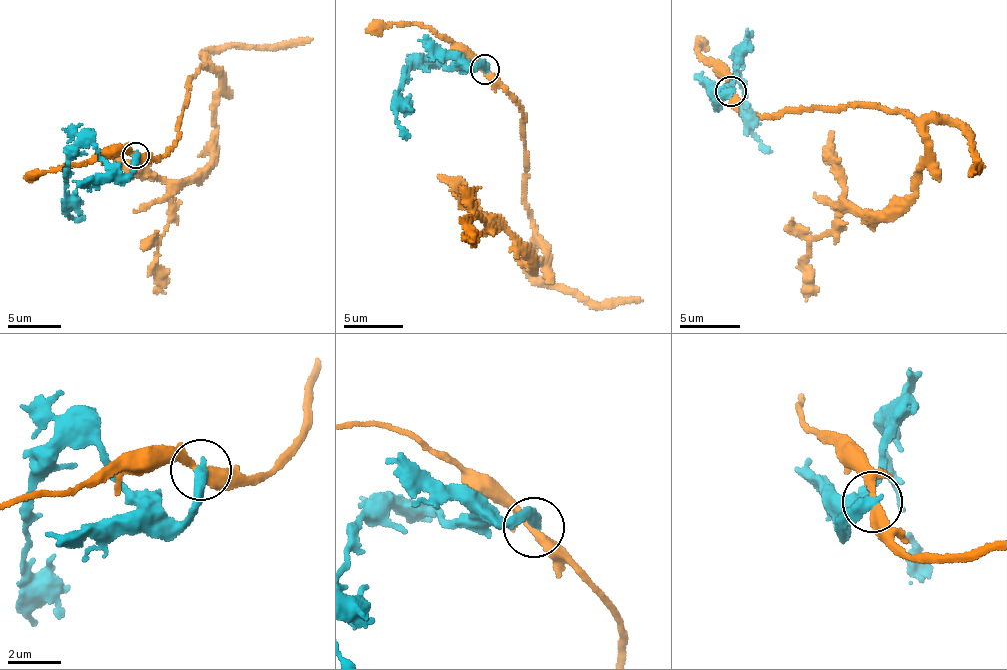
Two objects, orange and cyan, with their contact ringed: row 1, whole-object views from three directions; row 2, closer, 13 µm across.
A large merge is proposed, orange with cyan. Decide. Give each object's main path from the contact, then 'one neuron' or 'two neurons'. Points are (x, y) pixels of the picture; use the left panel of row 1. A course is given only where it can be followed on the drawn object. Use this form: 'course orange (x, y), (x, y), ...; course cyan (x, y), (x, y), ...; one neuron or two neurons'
course orange (136, 154), (163, 156), (177, 140), (197, 69), (219, 77), (206, 167), (173, 195), (158, 242), (165, 293); course cyan (136, 154), (126, 176), (113, 175), (83, 143), (69, 161), (65, 210), (84, 218); two neurons

